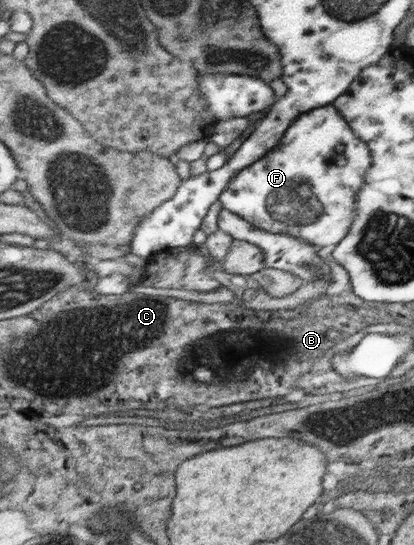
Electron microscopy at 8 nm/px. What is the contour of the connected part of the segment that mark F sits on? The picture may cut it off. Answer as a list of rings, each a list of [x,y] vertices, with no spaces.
[[[330,103],[301,114],[284,138],[280,139],[277,147],[229,182],[220,195],[220,201],[223,207],[243,216],[243,219],[249,220],[249,223],[263,231],[291,235],[328,251],[348,237],[358,214],[358,193],[364,187],[366,175],[372,165],[373,156],[368,143],[353,131],[348,120]]]

